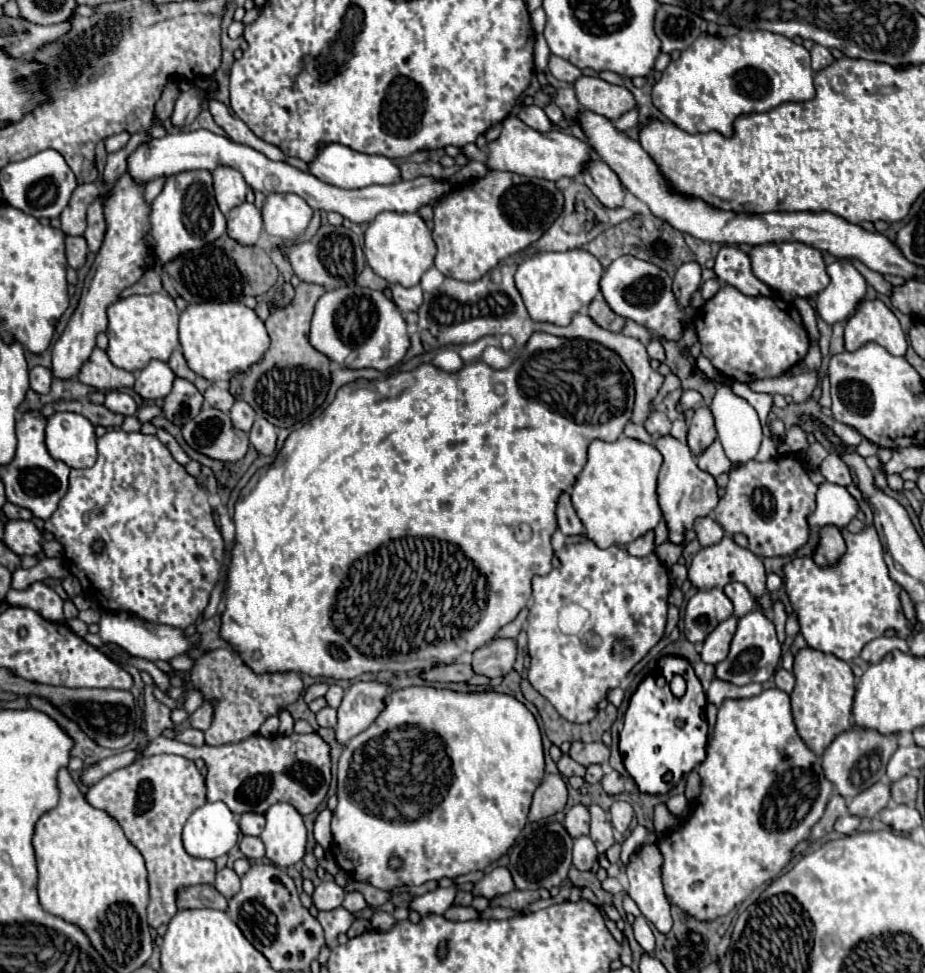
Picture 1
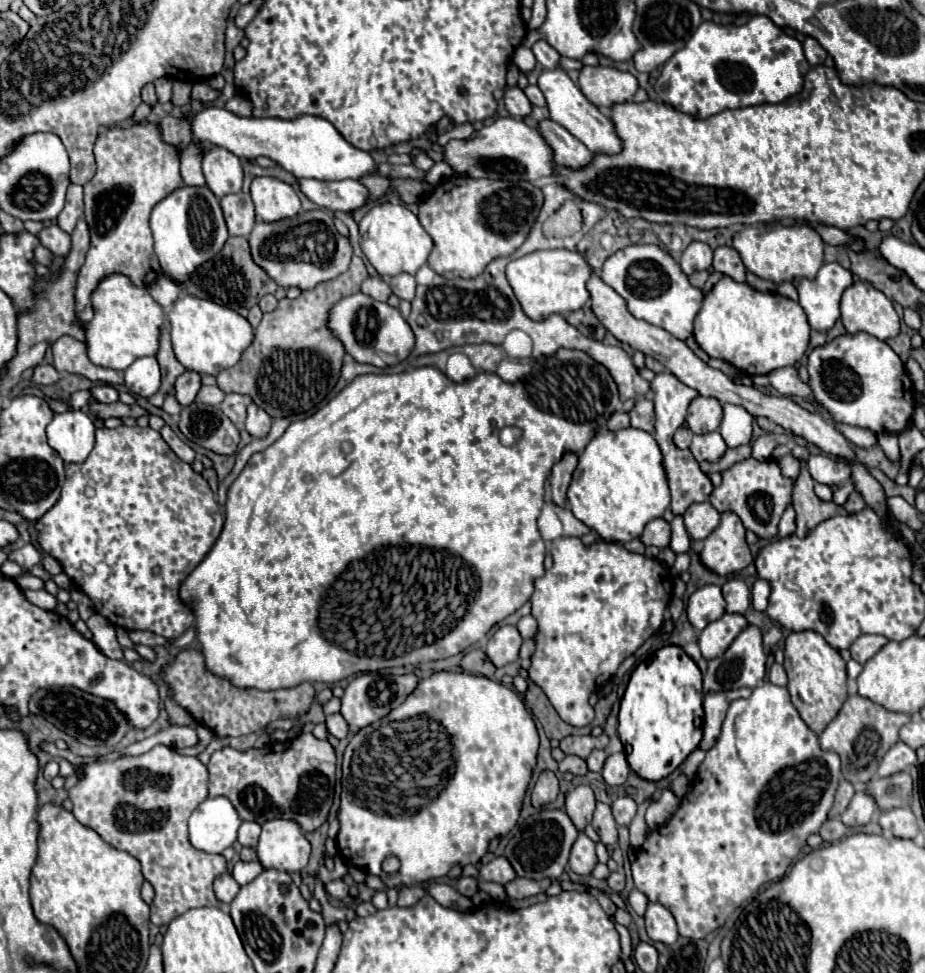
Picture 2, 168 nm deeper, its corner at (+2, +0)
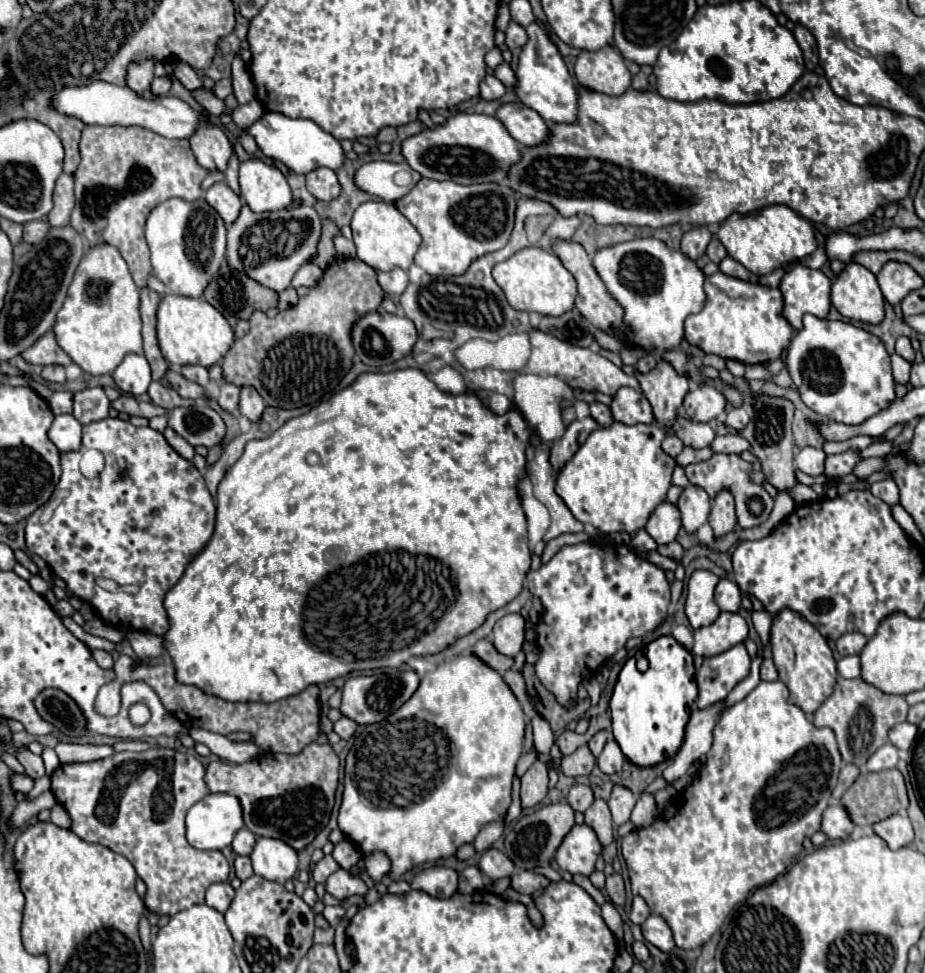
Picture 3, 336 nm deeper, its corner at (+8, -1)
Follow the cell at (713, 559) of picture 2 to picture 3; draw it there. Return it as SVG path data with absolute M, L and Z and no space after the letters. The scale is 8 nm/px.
M720 490L712 498L710 526L712 526L716 538L730 532L730 530L734 530L734 526L738 526L736 512L734 512L734 496L730 494L730 490Z

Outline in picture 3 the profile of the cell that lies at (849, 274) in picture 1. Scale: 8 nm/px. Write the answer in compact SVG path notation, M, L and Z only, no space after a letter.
M792 266L780 280L780 292L784 298L782 316L794 330L802 328L804 314L814 314L818 318L828 316L830 278L820 270Z

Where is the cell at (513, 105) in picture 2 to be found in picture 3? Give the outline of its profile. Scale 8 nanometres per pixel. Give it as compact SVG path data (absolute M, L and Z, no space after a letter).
M486 74L484 80L480 82L480 96L484 100L498 100L500 96L504 96L504 92L506 92L504 84L492 74Z

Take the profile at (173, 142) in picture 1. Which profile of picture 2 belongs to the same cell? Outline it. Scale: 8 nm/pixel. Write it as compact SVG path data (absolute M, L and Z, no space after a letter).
M296 179L300 191L316 203L320 209L328 211L358 211L366 205L370 193L360 181L318 181L318 179Z

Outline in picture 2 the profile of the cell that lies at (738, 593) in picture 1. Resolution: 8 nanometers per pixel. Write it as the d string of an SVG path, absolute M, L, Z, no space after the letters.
M730 579L722 585L722 595L728 603L726 613L740 613L744 615L746 609L750 607L750 589L742 579Z

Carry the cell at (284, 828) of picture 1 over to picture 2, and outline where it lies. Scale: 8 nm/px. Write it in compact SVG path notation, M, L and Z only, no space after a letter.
M268 819L256 847L258 859L266 869L300 871L310 857L310 843L300 825L292 819Z

